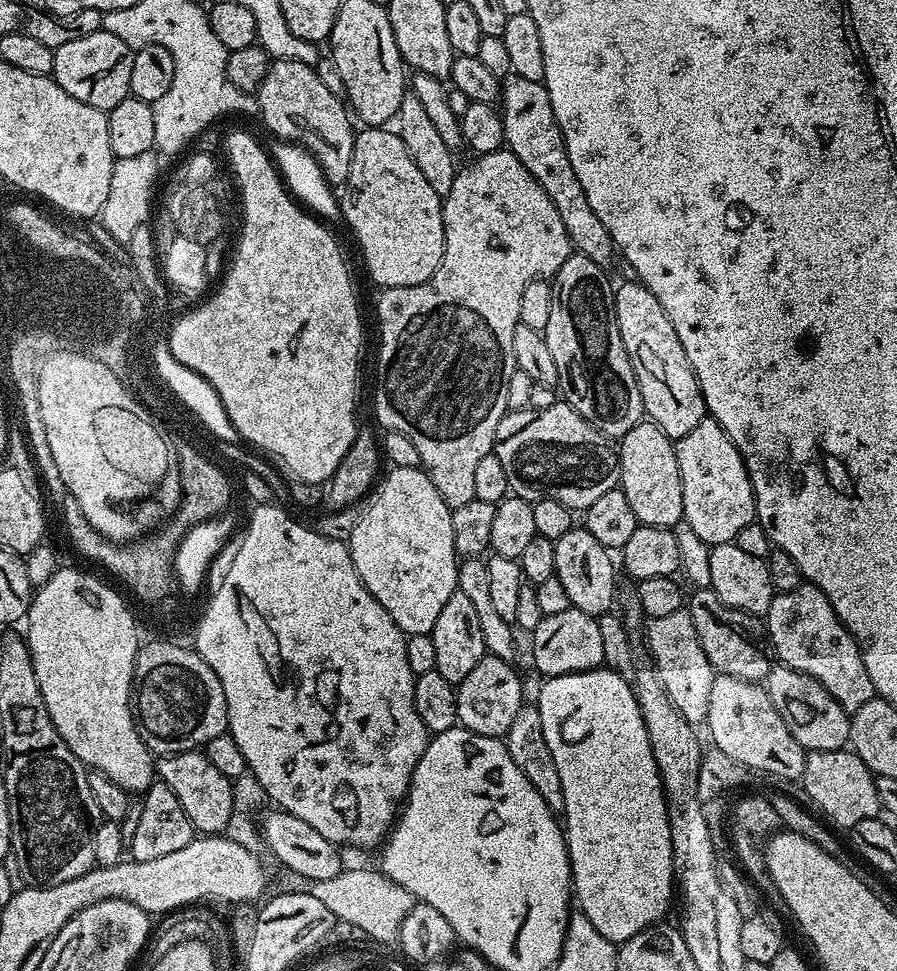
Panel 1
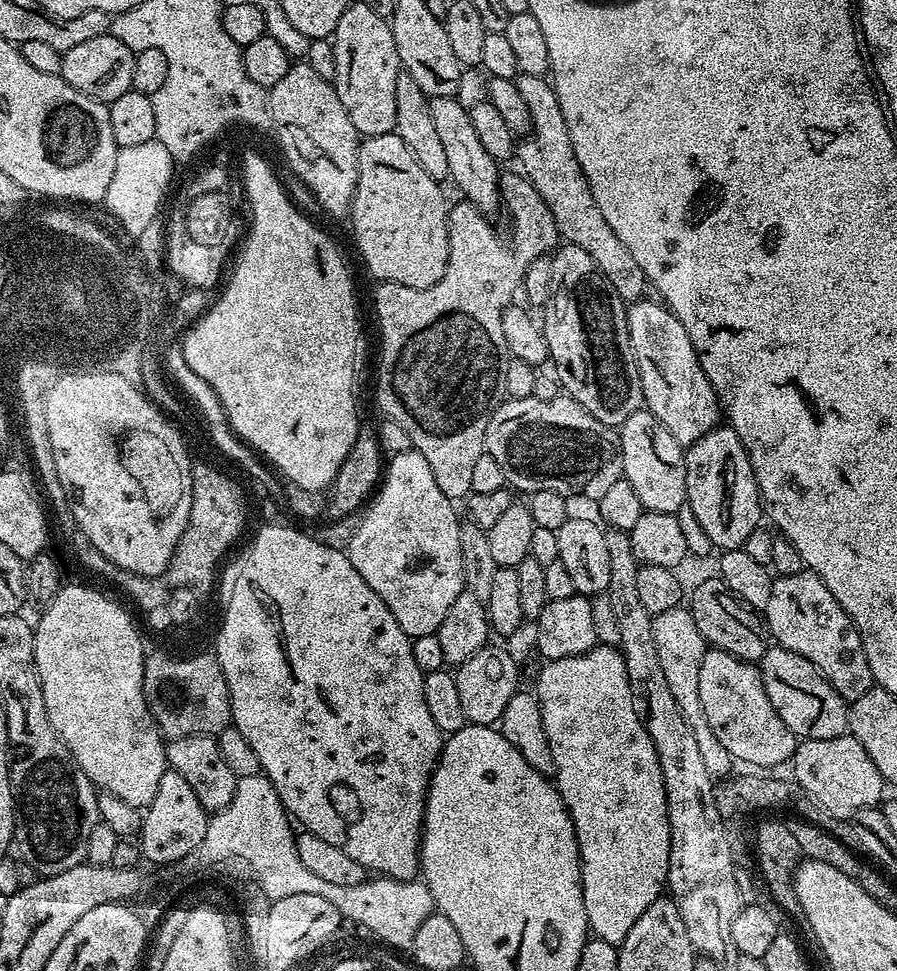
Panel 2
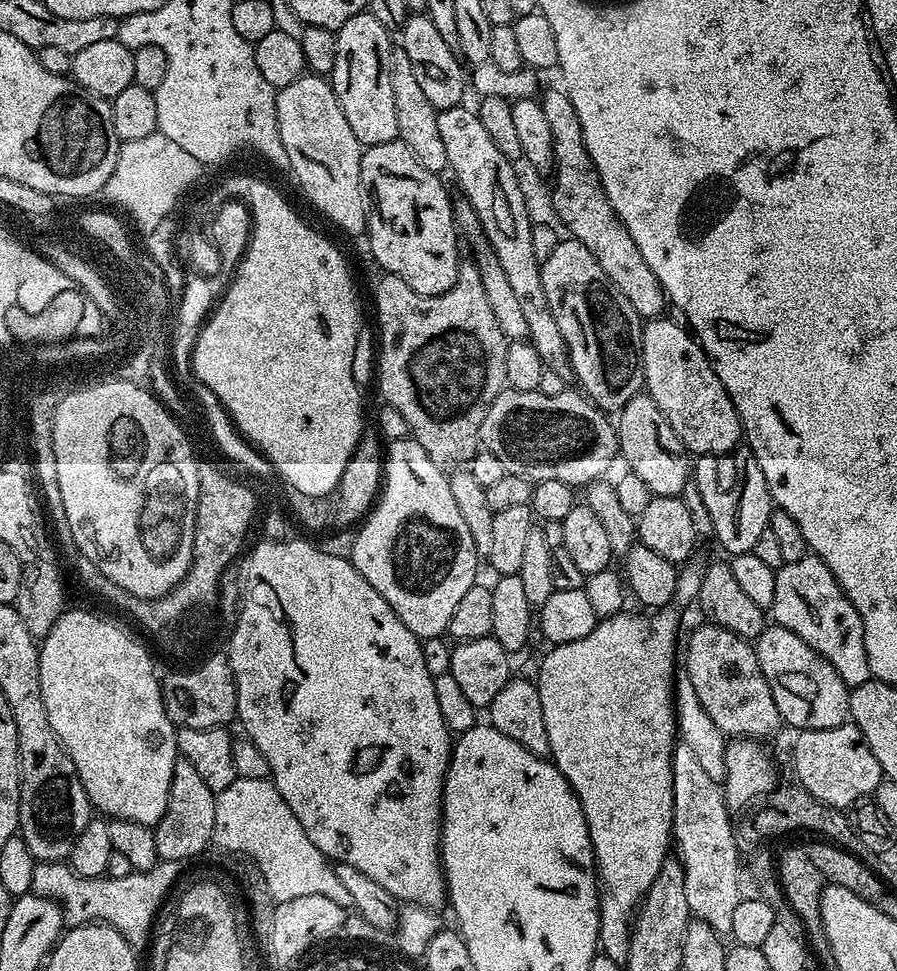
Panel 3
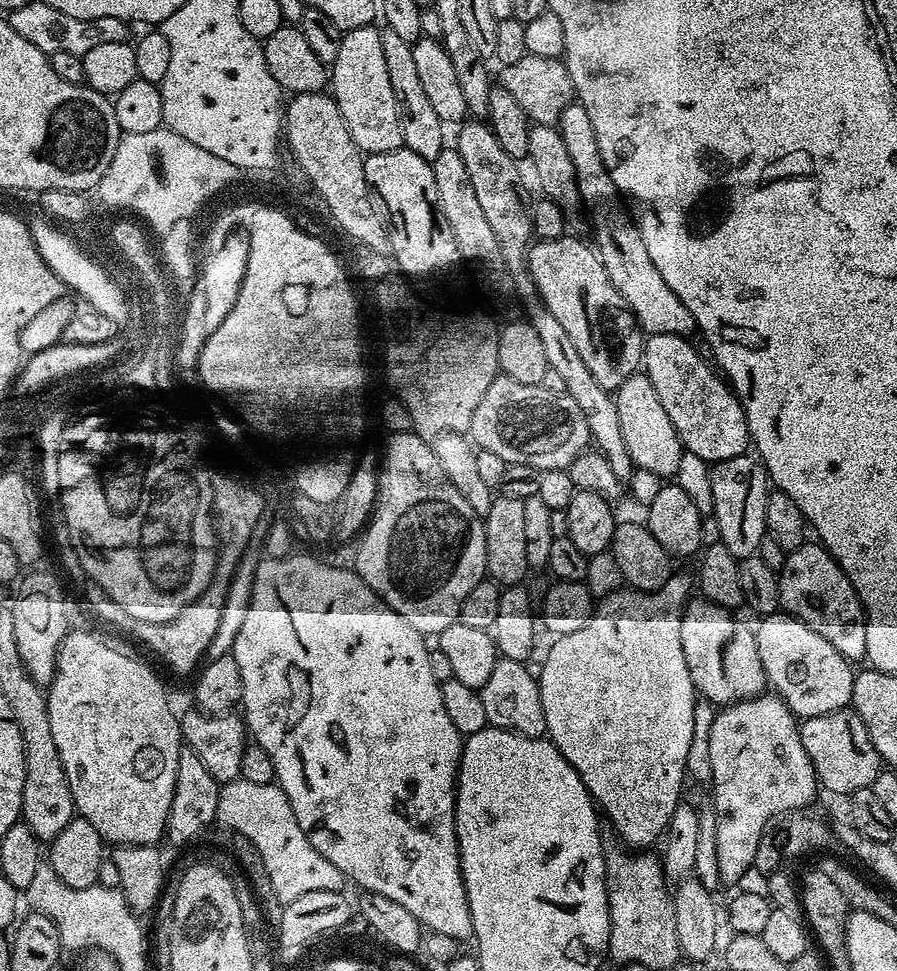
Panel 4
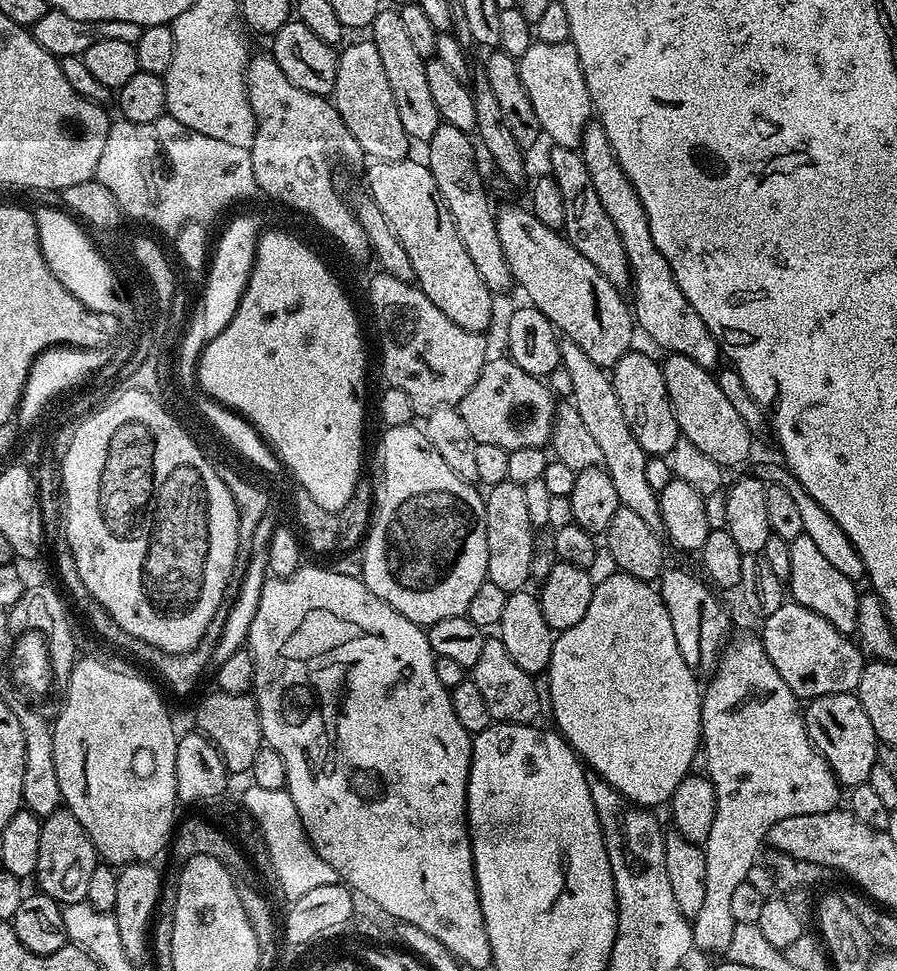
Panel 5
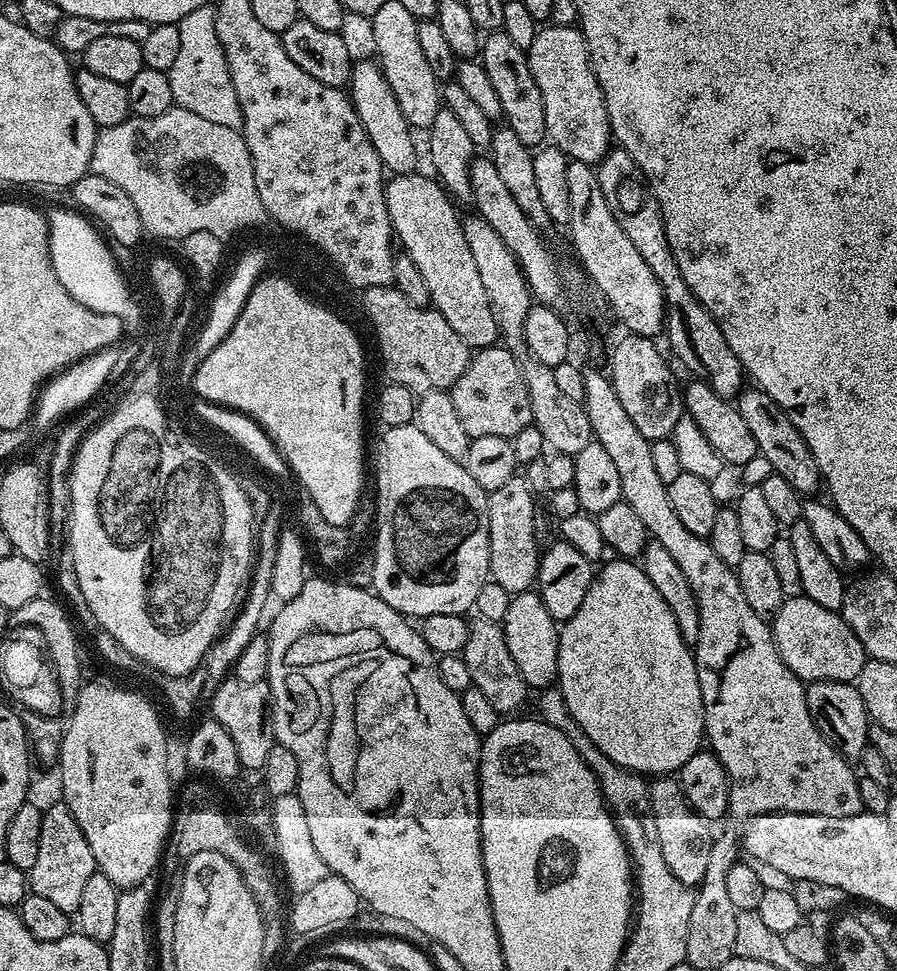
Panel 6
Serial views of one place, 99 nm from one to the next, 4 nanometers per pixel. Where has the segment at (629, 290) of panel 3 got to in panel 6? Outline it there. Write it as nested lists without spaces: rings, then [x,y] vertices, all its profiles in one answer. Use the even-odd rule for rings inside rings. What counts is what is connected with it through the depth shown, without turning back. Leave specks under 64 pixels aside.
[[[619,146],[607,152],[604,159],[595,165],[595,170],[598,186],[602,186],[602,194],[606,198],[606,206],[610,206],[610,214],[614,214],[618,226],[626,230],[630,242],[634,242],[638,254],[642,254],[642,259],[646,261],[646,266],[650,266],[654,278],[658,278],[658,286],[662,288],[666,305],[663,335],[668,336],[668,344],[673,352],[671,355],[676,355],[693,372],[693,377],[703,380],[719,396],[736,398],[746,384],[742,362],[738,362],[738,354],[734,354],[726,338],[722,338],[722,330],[716,319],[700,305],[698,298],[694,298],[694,294],[686,286],[674,262],[674,250],[670,250],[670,242],[666,242],[666,230],[658,198],[644,179],[643,170],[638,166],[638,162]]]

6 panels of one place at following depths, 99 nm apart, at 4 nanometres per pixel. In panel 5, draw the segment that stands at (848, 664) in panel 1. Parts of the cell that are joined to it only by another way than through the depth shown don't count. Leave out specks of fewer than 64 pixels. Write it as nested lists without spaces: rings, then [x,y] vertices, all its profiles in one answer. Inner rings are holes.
[[[806,535],[794,538],[789,543],[788,549],[790,550],[790,578],[786,582],[786,588],[791,599],[797,604],[806,606],[806,610],[814,610],[814,614],[826,618],[826,622],[830,622],[834,630],[845,634],[855,633],[861,595],[858,589],[856,590],[857,581],[840,574],[838,569],[833,567],[817,549],[813,539]]]

